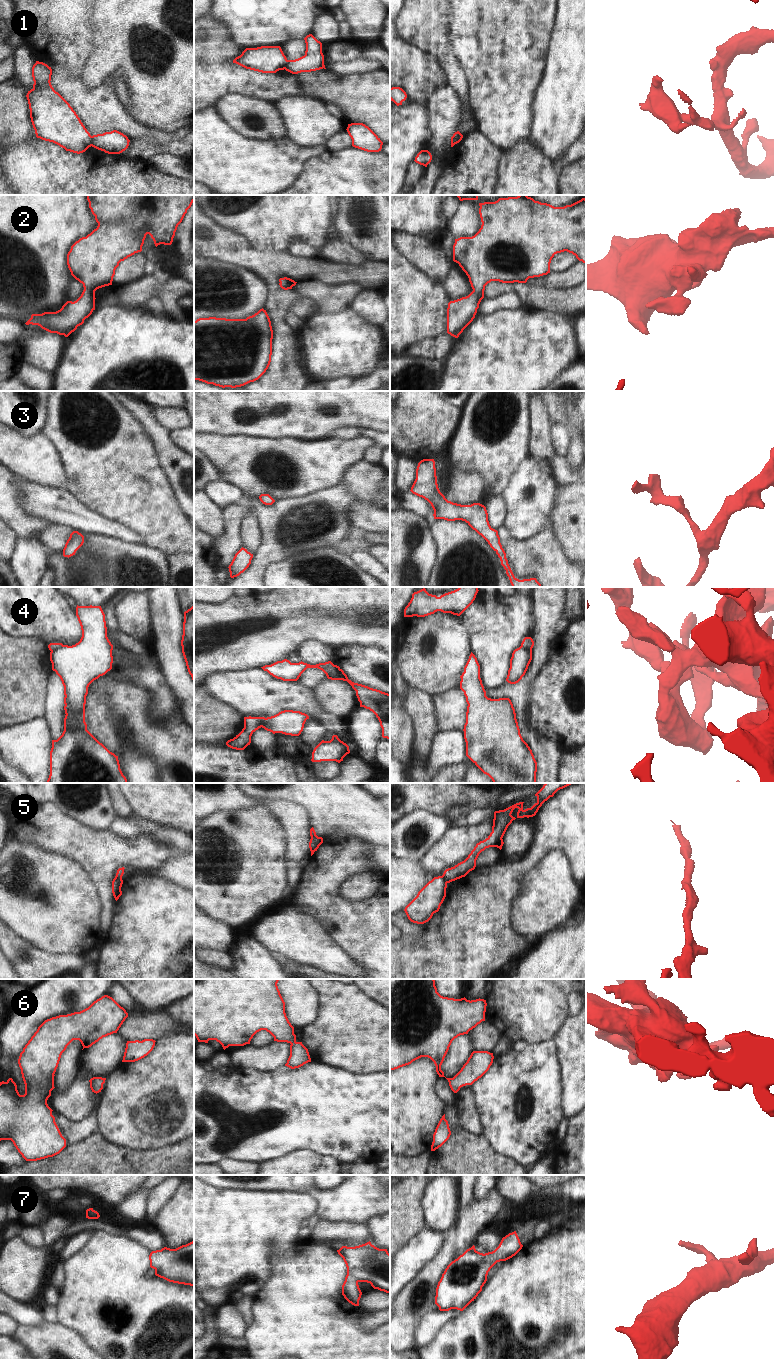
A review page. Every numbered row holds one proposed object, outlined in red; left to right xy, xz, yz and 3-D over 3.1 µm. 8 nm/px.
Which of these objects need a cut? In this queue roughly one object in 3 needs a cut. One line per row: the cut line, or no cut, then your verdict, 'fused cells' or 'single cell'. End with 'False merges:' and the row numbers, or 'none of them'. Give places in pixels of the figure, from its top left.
1: xy (90, 136), (91, 145) | fused cells
2: no cut | single cell
3: no cut | single cell
4: xy (63, 645), (60, 645), (51, 652) | fused cells
5: yz (442, 875), (447, 882) | fused cells
6: no cut | single cell
7: no cut | single cell
False merges: 1, 4, 5

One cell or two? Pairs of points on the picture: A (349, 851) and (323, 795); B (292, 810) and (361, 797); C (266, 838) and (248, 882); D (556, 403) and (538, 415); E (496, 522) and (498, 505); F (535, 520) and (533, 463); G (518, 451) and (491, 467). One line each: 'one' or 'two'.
A: two
B: two
C: one
D: two
E: one
F: one
G: one

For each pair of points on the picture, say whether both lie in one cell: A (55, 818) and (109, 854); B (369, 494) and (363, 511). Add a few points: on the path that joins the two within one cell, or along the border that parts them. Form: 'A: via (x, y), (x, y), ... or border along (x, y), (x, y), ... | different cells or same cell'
A: via (68, 831), (81, 844), (96, 852) | same cell
B: border along (356, 502), (371, 504), (379, 509) | different cells

